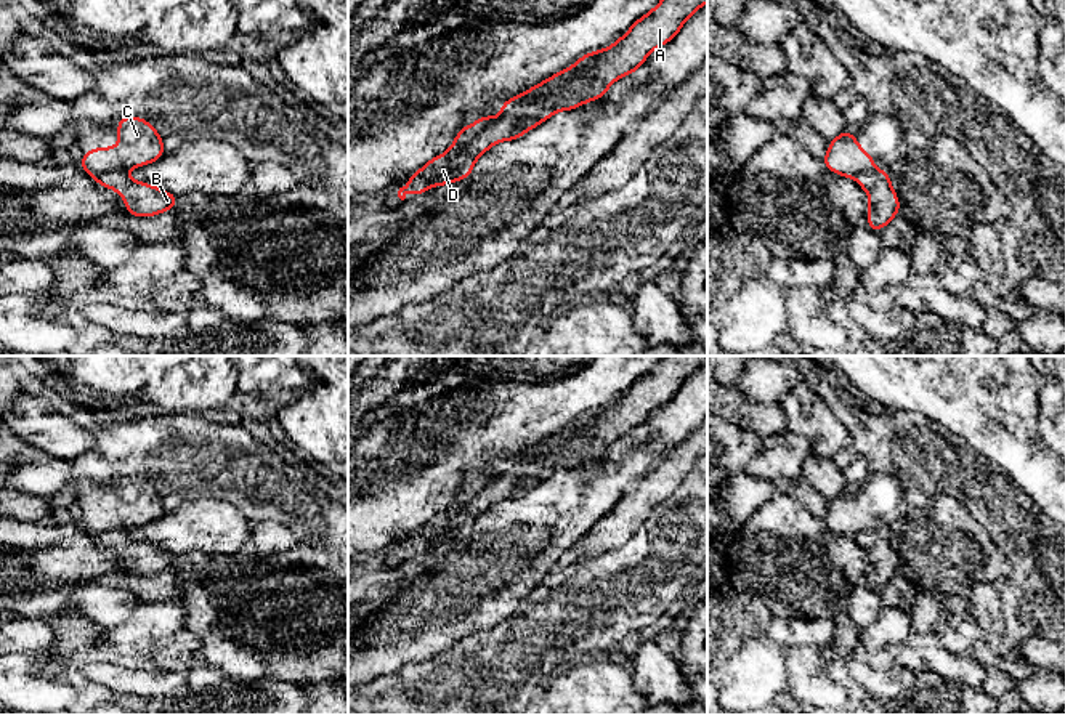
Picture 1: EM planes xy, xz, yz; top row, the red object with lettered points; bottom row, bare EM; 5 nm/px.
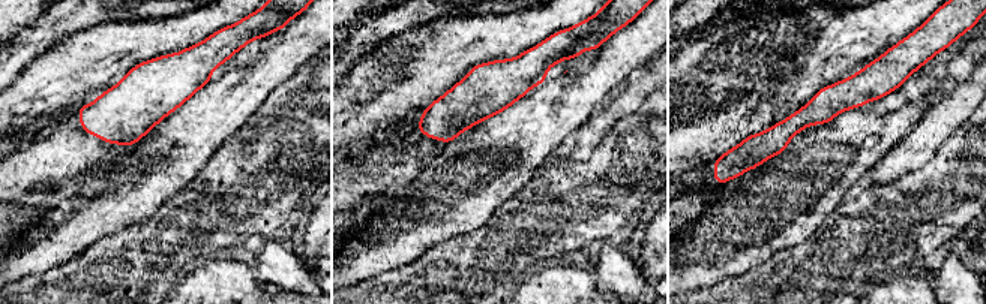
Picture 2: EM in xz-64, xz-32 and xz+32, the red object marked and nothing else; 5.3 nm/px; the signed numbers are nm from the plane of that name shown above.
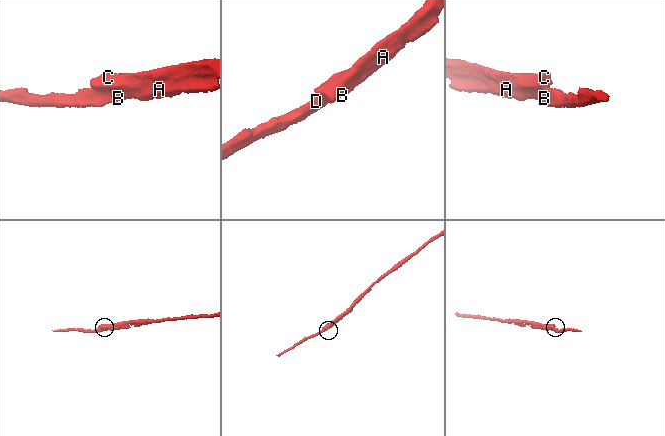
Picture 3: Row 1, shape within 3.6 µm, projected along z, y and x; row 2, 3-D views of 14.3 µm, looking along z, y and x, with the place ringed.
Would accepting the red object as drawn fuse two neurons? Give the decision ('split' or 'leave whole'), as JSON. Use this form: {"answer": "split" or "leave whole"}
{"answer": "split"}

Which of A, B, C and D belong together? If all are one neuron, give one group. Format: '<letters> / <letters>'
A B D / C

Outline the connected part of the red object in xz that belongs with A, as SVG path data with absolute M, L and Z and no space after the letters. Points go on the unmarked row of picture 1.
M664 356L560 452L541 463L513 467L505 476L478 492L457 515L439 513L430 518L422 529L412 532L406 545L399 547L398 556L404 559L409 550L420 555L433 543L443 545L468 537L476 518L491 505L523 495L558 470L571 470L584 462L605 457L611 442L622 434L635 433L651 410L670 401L683 382L706 361L707 356Z

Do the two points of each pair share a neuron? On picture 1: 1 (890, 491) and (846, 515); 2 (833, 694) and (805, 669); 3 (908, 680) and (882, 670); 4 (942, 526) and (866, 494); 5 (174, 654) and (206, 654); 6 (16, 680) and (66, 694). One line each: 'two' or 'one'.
1: one
2: one
3: two
4: two
5: one
6: one

